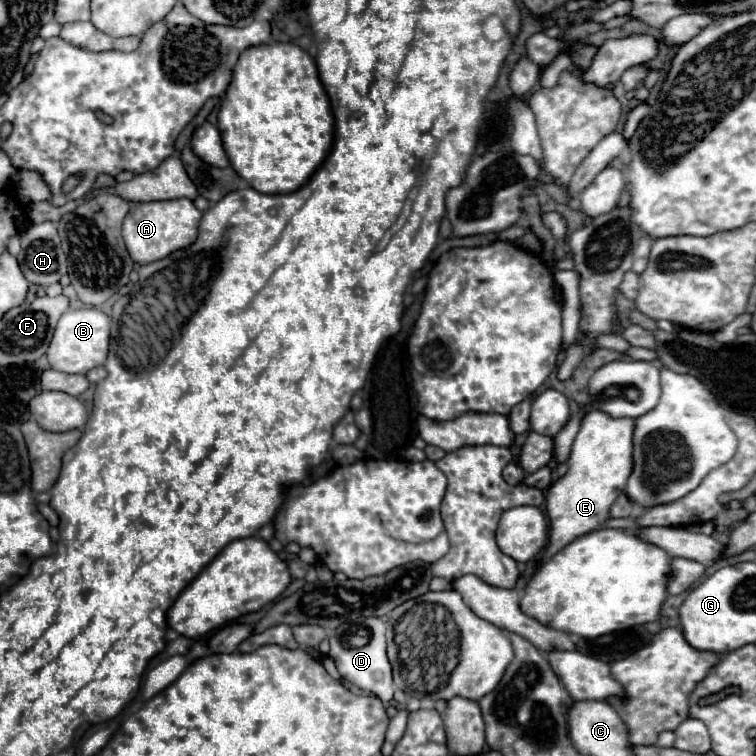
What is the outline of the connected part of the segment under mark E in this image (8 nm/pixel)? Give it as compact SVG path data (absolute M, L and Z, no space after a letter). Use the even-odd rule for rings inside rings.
M595 410L583 416L567 460L569 470L563 478L549 486L545 496L545 510L549 518L549 548L541 562L551 558L575 538L585 536L605 524L609 518L609 508L623 492L633 468L631 434L633 420L611 420L609 416L603 416L603 412Z

